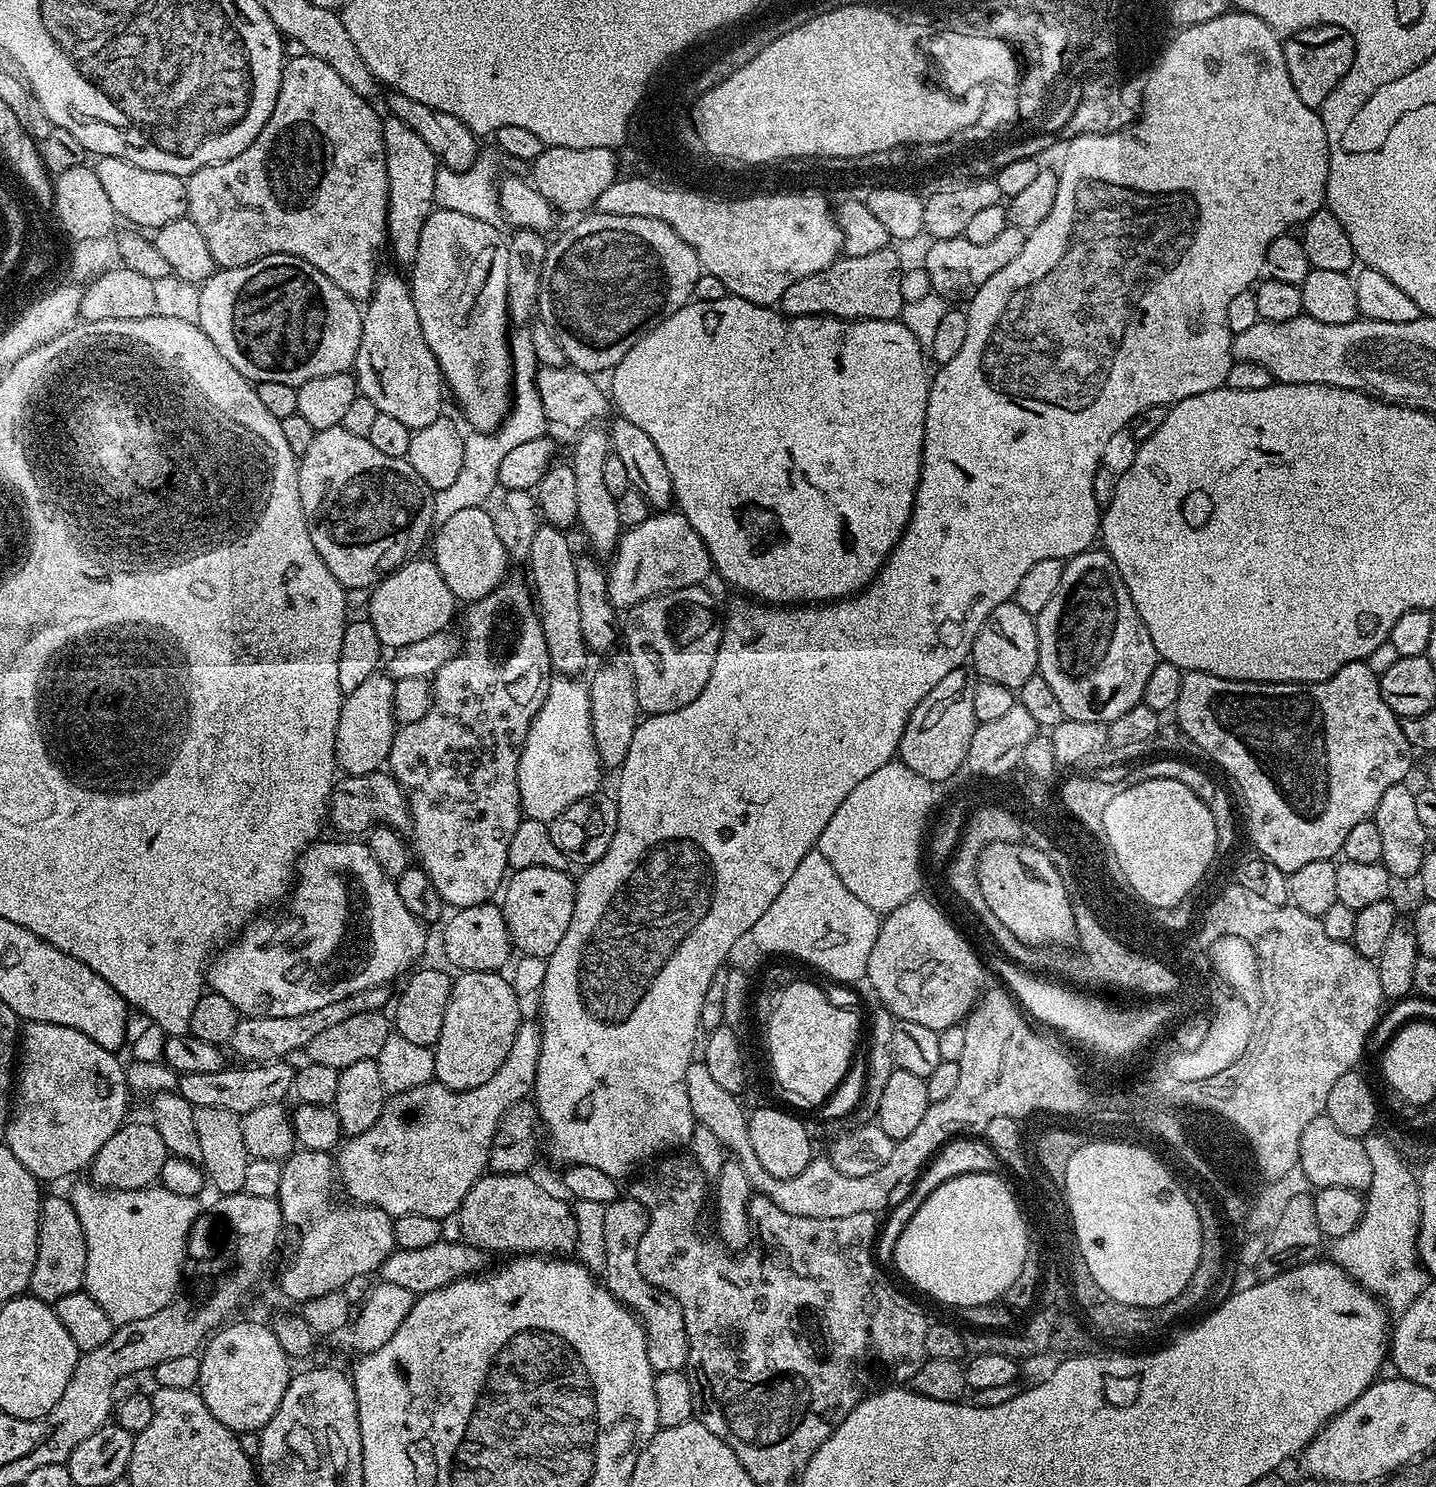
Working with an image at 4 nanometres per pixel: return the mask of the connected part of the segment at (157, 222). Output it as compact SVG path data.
M113 156L99 157L94 167L98 174L98 182L102 182L117 217L124 219L125 216L132 223L129 225L137 229L161 228L166 226L166 222L182 218L188 211L185 177L162 174L162 170L142 170L142 166L134 166L134 162L126 162L122 158Z

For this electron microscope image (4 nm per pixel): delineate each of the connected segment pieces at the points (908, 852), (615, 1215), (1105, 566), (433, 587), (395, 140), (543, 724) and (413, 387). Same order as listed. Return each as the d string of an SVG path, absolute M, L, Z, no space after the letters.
M892 759L882 770L874 770L870 778L858 782L850 794L846 794L846 802L834 810L834 818L826 822L826 830L822 830L818 851L834 871L842 878L842 886L854 894L861 902L866 902L870 910L877 914L887 914L898 910L906 902L917 899L921 895L920 883L924 880L924 868L920 859L924 856L924 831L929 831L928 815L936 804L937 785L933 781L922 778L922 774L914 774L910 766L901 764L899 759Z
M632 1195L617 1198L605 1210L606 1260L602 1271L602 1280L608 1293L615 1300L625 1304L644 1325L646 1338L646 1354L650 1357L652 1371L679 1372L688 1362L688 1335L686 1322L682 1318L682 1306L668 1292L650 1286L646 1278L638 1270L636 1251L638 1242L642 1242L642 1234L646 1234L648 1211L642 1202Z
M1093 546L1087 552L1080 552L1076 556L1068 557L1062 570L1062 579L1058 581L1058 591L1050 597L1050 603L1041 610L1040 615L1035 617L1035 622L1038 634L1038 662L1040 663L1038 674L1042 678L1046 678L1046 682L1053 688L1054 695L1058 697L1058 703L1062 705L1067 719L1078 722L1102 722L1109 725L1114 718L1126 714L1126 710L1130 710L1135 704L1143 701L1146 681L1149 680L1150 674L1158 662L1158 657L1154 650L1154 642L1150 642L1150 634L1130 598L1130 590L1126 586L1126 582L1122 582L1122 574L1118 574L1118 566L1109 552Z
M431 558L420 559L409 560L407 564L391 572L371 589L372 597L368 600L366 618L374 626L380 643L385 649L395 650L402 646L410 646L410 642L419 642L422 638L430 638L430 634L445 631L458 607L455 594L450 590L450 586L446 586L446 582L442 582L442 574L438 574L438 566Z
M389 115L384 120L384 153L386 154L386 174L388 175L388 240L392 252L404 263L411 265L418 254L418 238L422 238L422 226L434 210L434 178L438 167L438 157L422 142L415 130L410 130L406 122Z
M576 678L553 679L542 710L533 718L526 742L520 747L518 788L523 815L550 822L566 806L593 795L600 784L602 765L592 733L587 687Z
M381 271L362 315L362 342L358 342L354 365L359 395L370 398L382 414L392 415L402 426L413 430L430 426L445 411L446 385L430 346L426 346L409 281L396 272Z

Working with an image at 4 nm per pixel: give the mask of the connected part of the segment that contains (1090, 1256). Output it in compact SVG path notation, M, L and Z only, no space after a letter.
M1119 1139L1096 1140L1093 1144L1084 1142L1080 1149L1076 1150L1066 1166L1065 1196L1069 1200L1070 1214L1076 1217L1076 1225L1079 1228L1080 1243L1083 1244L1084 1254L1088 1264L1091 1264L1092 1272L1100 1284L1108 1289L1113 1296L1120 1300L1131 1301L1141 1306L1157 1304L1157 1301L1168 1299L1173 1293L1179 1292L1181 1286L1190 1282L1190 1274L1194 1274L1194 1266L1198 1266L1200 1247L1202 1246L1202 1234L1200 1233L1200 1219L1196 1213L1196 1206L1184 1192L1184 1185L1180 1180L1172 1177L1172 1172L1151 1152L1143 1148L1137 1142L1131 1142L1127 1147L1119 1146Z

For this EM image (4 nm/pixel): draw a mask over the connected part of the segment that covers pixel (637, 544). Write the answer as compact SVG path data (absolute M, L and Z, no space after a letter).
M679 510L657 511L655 514L648 515L646 522L638 522L638 526L627 529L621 535L620 543L616 545L610 563L612 568L607 569L608 600L617 610L633 608L635 604L640 604L651 596L660 596L664 592L703 585L704 579L708 575L711 577L714 572L708 547L704 545L694 526L690 526L688 519Z

